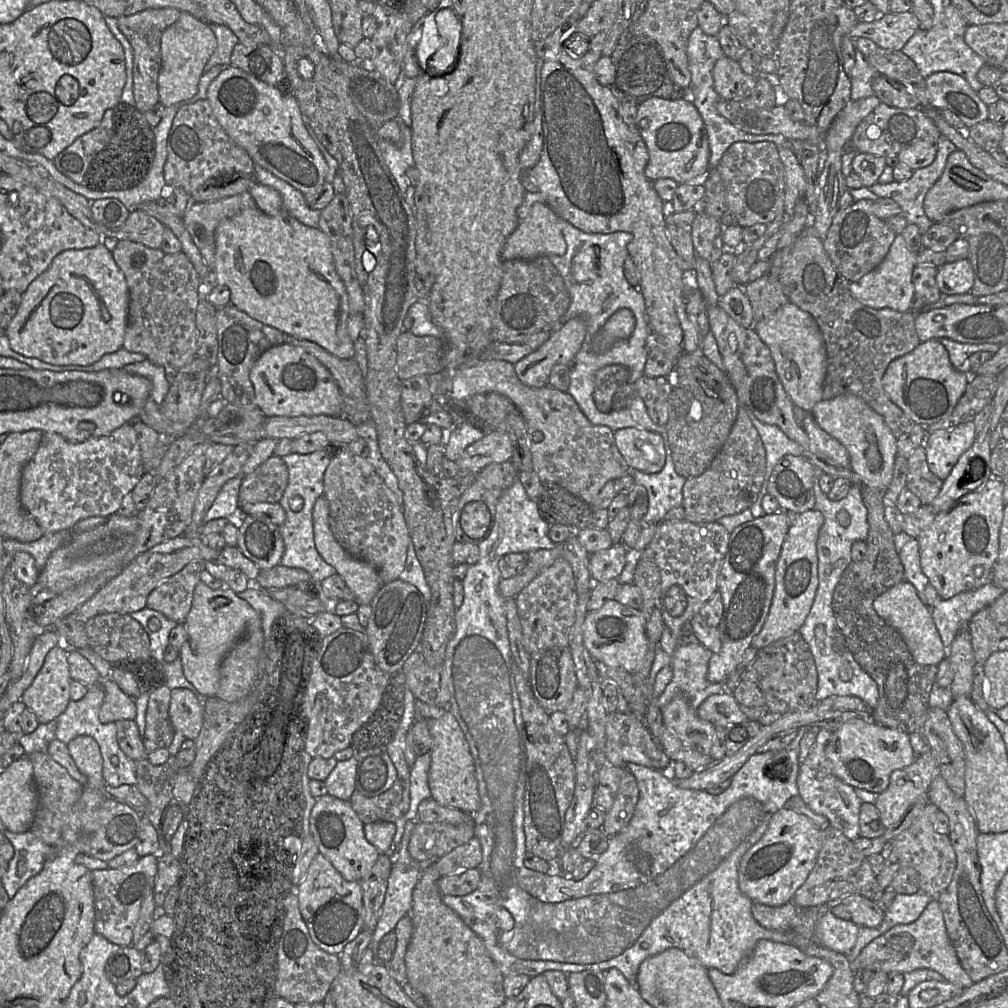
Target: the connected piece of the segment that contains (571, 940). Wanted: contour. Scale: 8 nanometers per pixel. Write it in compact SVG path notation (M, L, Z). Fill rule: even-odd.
M517 479L514 482L514 484L509 489L507 489L504 492L504 494L501 496L501 498L499 499L499 501L496 505L495 519L494 519L492 528L490 530L490 533L487 536L487 538L485 538L478 544L480 558L475 564L469 565L466 576L462 580L463 589L464 589L464 599L463 599L462 605L456 610L456 613L455 613L455 632L446 647L443 669L445 671L445 681L447 682L447 686L450 691L450 704L451 704L450 712L454 715L454 717L458 721L458 723L465 735L465 738L468 742L470 753L474 760L475 775L476 775L476 778L478 781L478 792L479 792L479 796L480 796L480 800L481 800L481 808L474 814L470 814L470 815L473 815L473 819L474 819L474 823L475 823L475 836L479 839L480 844L481 844L482 861L481 861L480 865L477 867L480 871L480 882L479 882L478 887L473 892L466 894L464 896L444 896L443 895L442 896L443 903L447 907L451 908L454 912L456 912L459 915L459 917L463 920L463 922L473 932L475 932L480 937L489 956L491 957L491 959L493 960L493 962L495 963L495 965L497 966L497 968L500 970L500 972L503 974L504 977L524 974L531 978L534 976L542 975L545 971L548 971L548 970L559 970L565 974L569 974L571 972L581 972L581 971L585 971L585 970L606 972L610 968L616 968L625 976L625 978L630 983L632 983L636 986L636 979L637 979L637 975L638 975L638 971L639 971L639 967L640 967L641 963L646 958L656 955L660 952L663 952L669 948L679 948L679 949L683 950L686 954L696 958L707 969L716 968L725 974L733 974L736 972L736 970L739 968L739 966L743 963L743 961L751 954L751 952L755 948L756 944L762 939L771 940L771 941L778 942L778 943L793 945L792 941L793 941L793 937L796 935L795 932L769 930L769 929L762 927L754 919L752 912L751 912L752 900L748 896L746 896L739 888L738 868L739 868L739 863L740 863L742 856L747 852L748 849L750 849L755 843L757 843L761 839L761 837L767 830L769 821L772 818L772 816L777 811L784 808L787 801L791 797L799 795L797 779L798 779L799 770L800 770L800 766L801 766L801 763L799 761L800 742L801 742L802 738L804 737L808 727L801 727L798 730L798 734L797 734L796 738L784 750L768 751L765 753L754 753L746 761L746 763L739 769L739 771L733 775L733 777L731 778L732 781L731 781L730 786L723 793L721 793L719 795L712 795L707 790L695 790L695 789L681 788L675 783L674 778L669 776L667 772L653 770L646 766L635 764L635 763L628 763L625 766L636 779L636 782L637 782L637 785L639 788L639 800L636 804L634 814L633 814L629 824L618 834L609 837L607 849L595 860L596 863L595 863L595 866L592 868L592 870L582 880L575 881L575 880L571 879L570 877L565 877L565 876L561 876L561 875L551 876L544 872L534 871L534 870L531 870L531 869L528 869L527 867L525 867L524 856L526 853L526 847L525 847L525 832L524 832L523 825L524 825L524 792L525 792L525 762L526 762L526 753L525 753L524 743L526 740L526 734L525 734L524 727L523 727L523 718L522 718L522 713L521 713L521 705L520 705L519 695L518 695L517 688L515 685L514 666L516 666L516 664L513 661L511 650L510 650L510 642L509 642L508 630L507 630L507 618L506 618L506 614L505 614L505 600L506 599L501 596L501 594L499 593L499 590L498 590L499 583L502 580L498 564L499 564L499 560L507 554L511 554L511 553L528 553L529 554L531 552L535 552L535 551L541 550L541 549L555 548L557 546L557 544L555 544L548 536L549 527L550 527L550 525L547 522L545 522L538 514L536 500L532 500L528 497L520 480ZM780 764L784 765L784 767L782 769L780 769L778 766ZM638 855L643 855L648 859L648 861L649 861L648 871L643 872L643 871L639 870L637 868L637 866L635 865L635 863L633 862L634 858L637 857Z

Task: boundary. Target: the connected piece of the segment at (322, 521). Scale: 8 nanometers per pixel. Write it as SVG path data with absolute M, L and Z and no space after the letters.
M322 495L318 497L313 508L313 532L316 549L322 559L335 568L337 574L342 577L346 586L354 593L358 605L370 605L375 595L383 584L377 570L368 562L351 556L335 539L329 524L329 502Z

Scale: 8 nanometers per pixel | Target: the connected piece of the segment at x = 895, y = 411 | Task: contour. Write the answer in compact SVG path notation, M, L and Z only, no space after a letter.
M812 224L795 240L782 265L779 281L789 303L808 312L822 332L827 353L823 399L855 395L884 419L896 439L909 432L915 422L887 397L882 377L893 360L910 353L921 343L915 330L916 314L890 308L873 309L855 299L849 290L850 282L834 267Z

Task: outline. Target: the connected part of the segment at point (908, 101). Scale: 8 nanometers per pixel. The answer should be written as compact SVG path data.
M876 75L872 81L874 96L888 106L901 109L919 107L918 100L911 95L904 85L883 75Z

